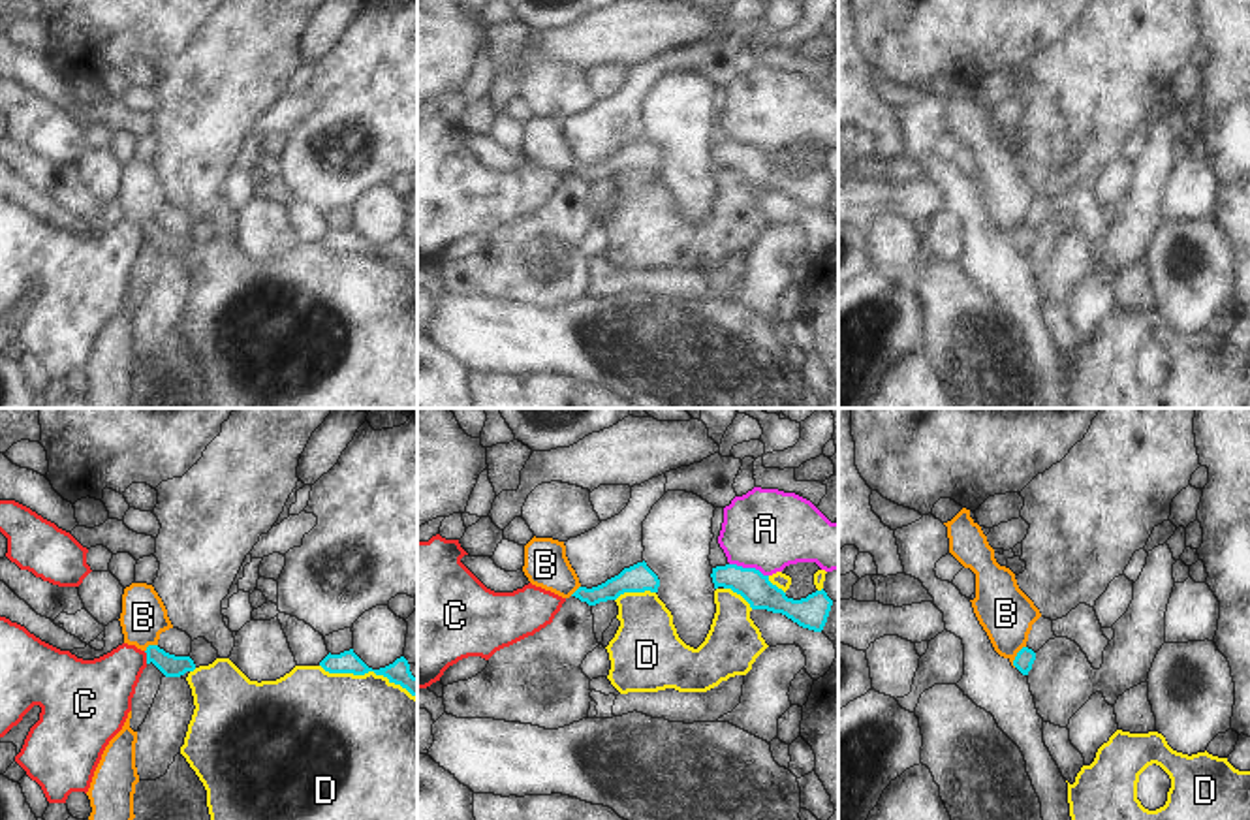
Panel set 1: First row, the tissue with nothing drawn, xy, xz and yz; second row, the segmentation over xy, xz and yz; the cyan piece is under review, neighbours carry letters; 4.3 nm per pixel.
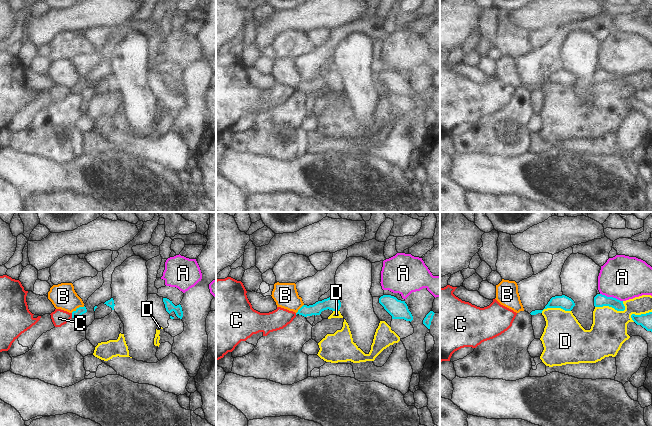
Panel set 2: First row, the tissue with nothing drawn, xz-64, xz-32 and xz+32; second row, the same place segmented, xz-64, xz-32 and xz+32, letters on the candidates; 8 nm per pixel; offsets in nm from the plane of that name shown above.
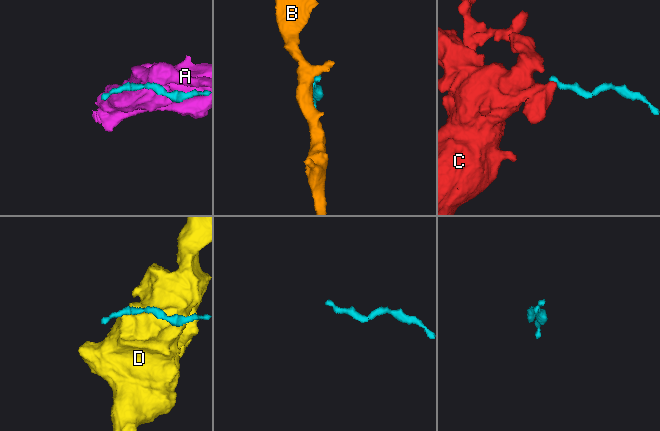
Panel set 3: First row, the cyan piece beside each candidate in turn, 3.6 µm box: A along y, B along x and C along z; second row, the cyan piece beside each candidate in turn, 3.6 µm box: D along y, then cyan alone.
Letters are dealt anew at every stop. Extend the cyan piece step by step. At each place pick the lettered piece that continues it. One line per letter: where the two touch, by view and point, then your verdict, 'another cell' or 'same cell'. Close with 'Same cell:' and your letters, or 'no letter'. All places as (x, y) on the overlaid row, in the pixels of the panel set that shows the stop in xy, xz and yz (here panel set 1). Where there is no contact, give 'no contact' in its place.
A: meets cyan in xz at (749, 568); another cell
B: meets cyan in yz at (1015, 657); another cell
C: meets cyan in xy at (147, 657); another cell
D: meets cyan in xy at (369, 670); another cell
Same cell: no letter

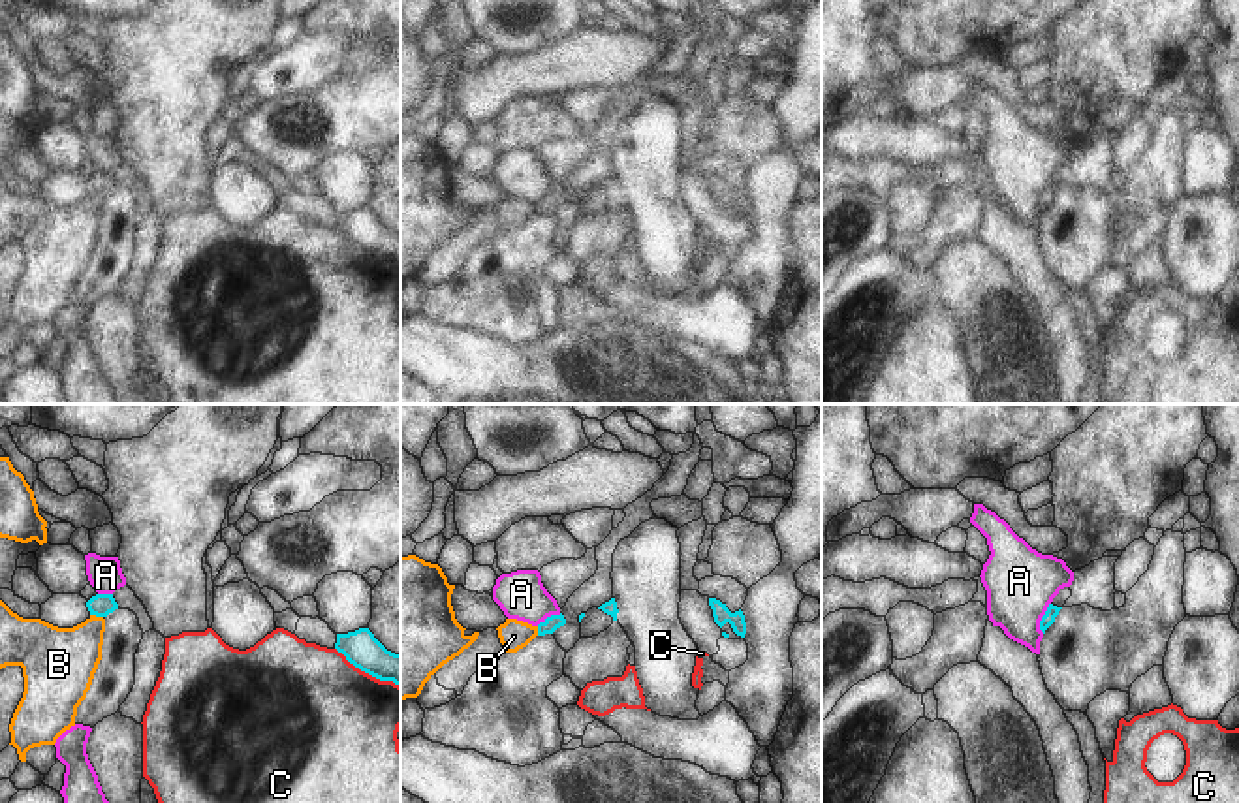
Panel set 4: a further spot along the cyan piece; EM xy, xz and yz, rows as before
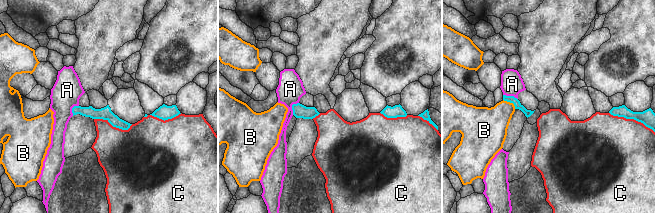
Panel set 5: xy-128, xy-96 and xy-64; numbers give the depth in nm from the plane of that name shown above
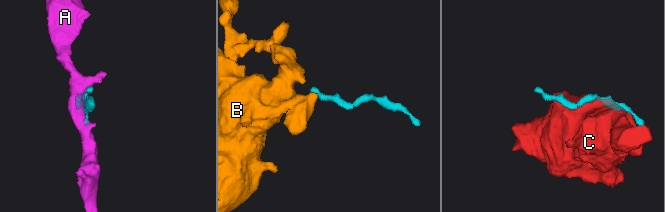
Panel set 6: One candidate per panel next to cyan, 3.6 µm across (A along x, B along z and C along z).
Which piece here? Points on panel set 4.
A: meets cyan in yz at (1042, 617); another cell
B: meets cyan in xy at (96, 615); another cell
C: meets cyan in xy at (367, 672); another cell
Same cell: no letter

